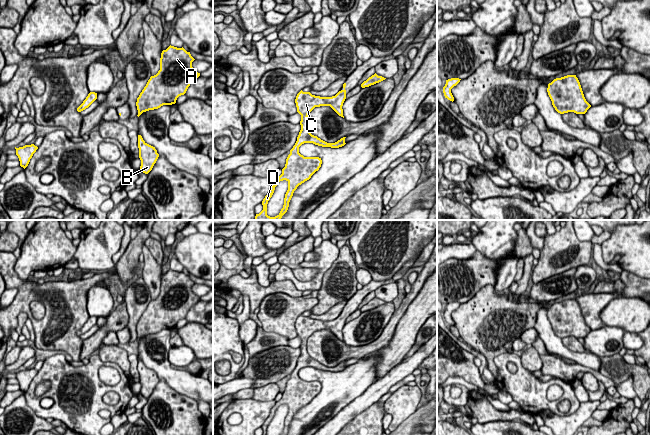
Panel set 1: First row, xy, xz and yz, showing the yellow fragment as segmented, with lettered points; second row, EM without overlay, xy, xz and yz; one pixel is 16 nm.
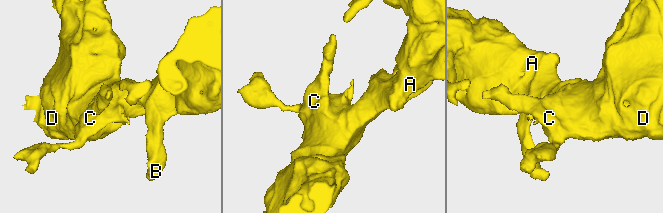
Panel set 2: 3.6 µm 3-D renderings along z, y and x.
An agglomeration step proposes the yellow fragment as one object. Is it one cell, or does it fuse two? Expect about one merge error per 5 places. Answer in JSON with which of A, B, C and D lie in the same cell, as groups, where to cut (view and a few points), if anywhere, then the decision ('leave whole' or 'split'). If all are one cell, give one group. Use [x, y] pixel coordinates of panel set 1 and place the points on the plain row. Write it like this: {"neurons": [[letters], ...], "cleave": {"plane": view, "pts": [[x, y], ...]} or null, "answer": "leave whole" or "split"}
{"neurons": [["A", "B", "C", "D"]], "cleave": null, "answer": "leave whole"}

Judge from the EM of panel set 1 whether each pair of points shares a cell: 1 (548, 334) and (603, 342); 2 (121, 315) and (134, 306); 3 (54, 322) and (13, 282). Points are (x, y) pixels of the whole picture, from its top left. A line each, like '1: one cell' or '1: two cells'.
1: two cells
2: two cells
3: one cell

